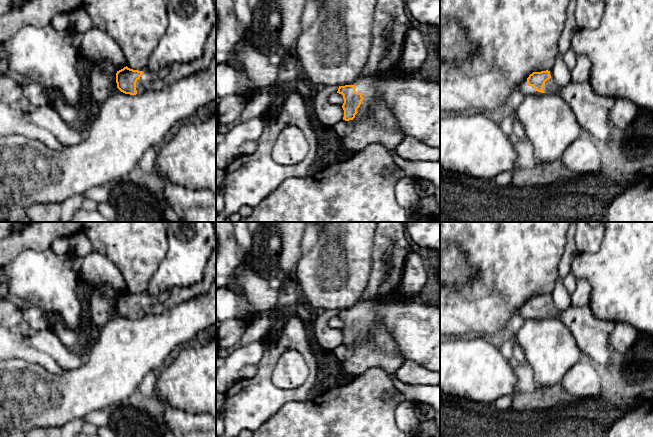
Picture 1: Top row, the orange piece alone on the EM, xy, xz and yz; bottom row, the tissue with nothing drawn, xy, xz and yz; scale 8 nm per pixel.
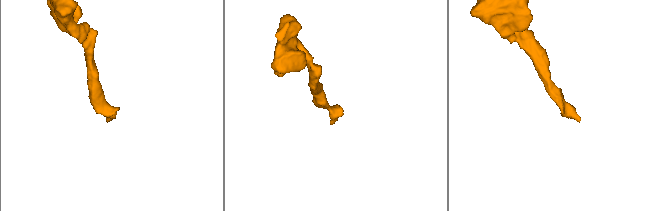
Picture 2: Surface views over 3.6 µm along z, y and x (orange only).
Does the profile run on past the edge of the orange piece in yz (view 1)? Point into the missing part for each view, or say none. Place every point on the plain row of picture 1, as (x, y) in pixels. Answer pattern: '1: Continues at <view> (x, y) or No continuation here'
1: Continues at yz (591, 334)

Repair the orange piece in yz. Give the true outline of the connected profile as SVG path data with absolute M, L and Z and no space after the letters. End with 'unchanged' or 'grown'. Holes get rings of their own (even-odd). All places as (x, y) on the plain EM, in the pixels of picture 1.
M550 295L533 296L520 311L524 318L532 315L556 318L564 323L575 339L582 355L596 364L611 366L612 348L609 335L615 323L596 317L589 305L571 305L566 310L559 310L551 302Z; grown

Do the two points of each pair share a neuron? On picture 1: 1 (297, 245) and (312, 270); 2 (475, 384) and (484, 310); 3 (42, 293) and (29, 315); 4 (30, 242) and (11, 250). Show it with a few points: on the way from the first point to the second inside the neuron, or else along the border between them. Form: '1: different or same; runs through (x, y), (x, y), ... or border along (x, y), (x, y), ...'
1: different; border along (305, 247), (304, 253), (294, 270)
2: different; border along (472, 335), (483, 335), (497, 342)
3: different; border along (22, 309), (29, 307), (42, 308), (50, 315)
4: same; runs through (25, 242), (19, 242), (16, 245)

